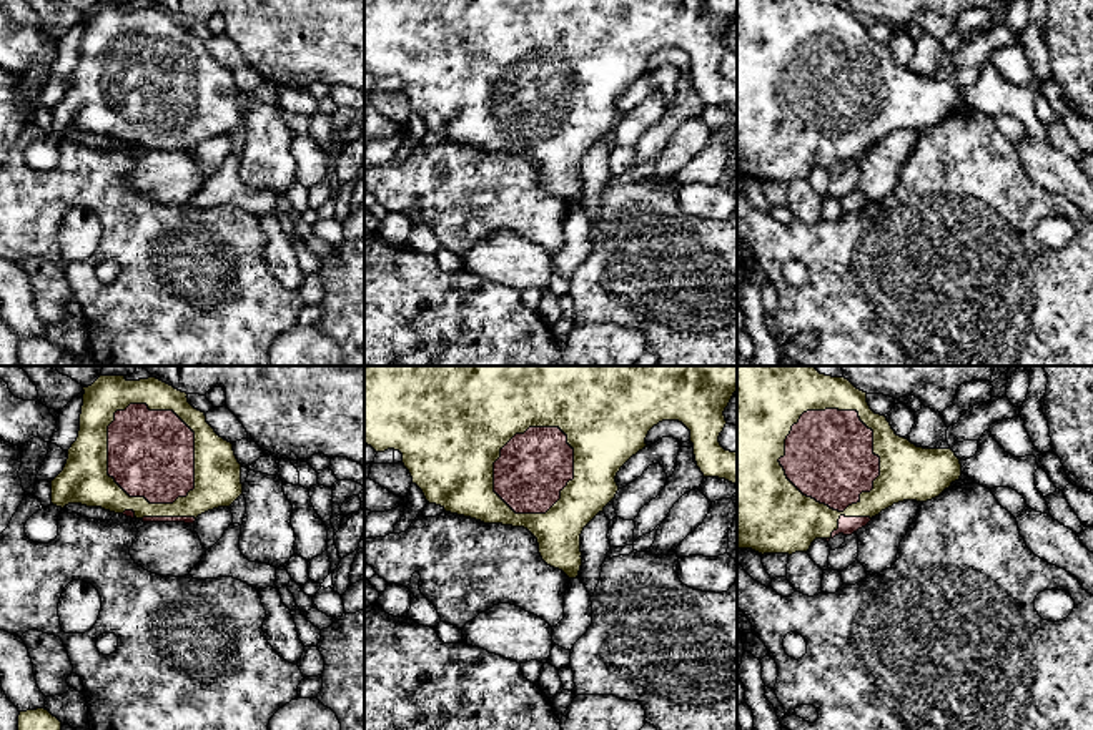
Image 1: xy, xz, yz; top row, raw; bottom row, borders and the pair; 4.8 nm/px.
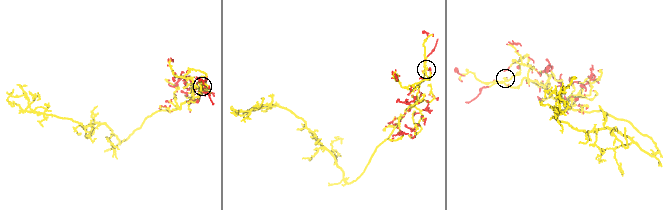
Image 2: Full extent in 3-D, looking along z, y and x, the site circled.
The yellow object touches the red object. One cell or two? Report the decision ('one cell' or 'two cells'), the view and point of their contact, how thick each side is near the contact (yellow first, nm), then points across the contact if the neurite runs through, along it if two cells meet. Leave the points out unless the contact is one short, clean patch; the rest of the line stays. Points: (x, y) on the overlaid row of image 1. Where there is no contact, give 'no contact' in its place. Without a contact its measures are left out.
one cell; meets yellow in yz at (874, 481); 280 nm thick on the yellow side, 440 nm on the other

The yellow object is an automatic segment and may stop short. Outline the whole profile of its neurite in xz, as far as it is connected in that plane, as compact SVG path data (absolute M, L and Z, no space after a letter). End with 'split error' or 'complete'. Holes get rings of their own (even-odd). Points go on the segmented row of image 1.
M364 366L364 444L376 452L399 451L413 484L423 491L429 504L484 524L527 529L537 539L542 560L562 570L569 579L577 579L582 565L581 534L584 527L614 501L619 491L617 472L632 456L647 447L645 437L659 422L682 422L690 431L695 462L704 477L719 477L737 486L737 452L725 451L719 442L727 424L724 411L735 391L737 366Z; split error

